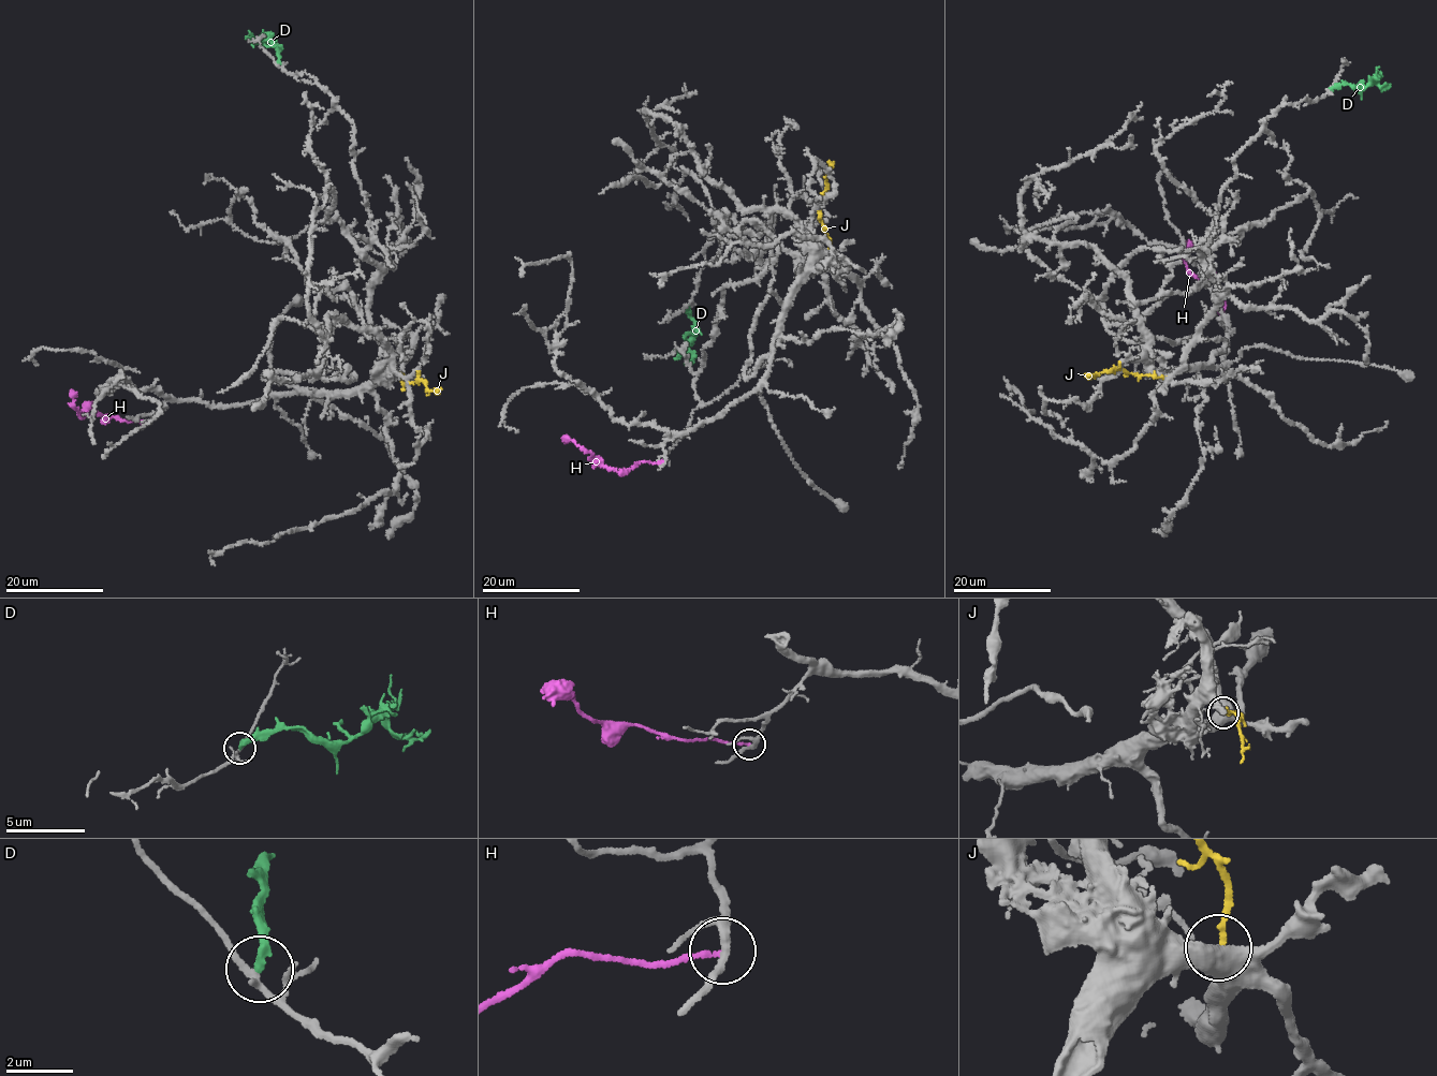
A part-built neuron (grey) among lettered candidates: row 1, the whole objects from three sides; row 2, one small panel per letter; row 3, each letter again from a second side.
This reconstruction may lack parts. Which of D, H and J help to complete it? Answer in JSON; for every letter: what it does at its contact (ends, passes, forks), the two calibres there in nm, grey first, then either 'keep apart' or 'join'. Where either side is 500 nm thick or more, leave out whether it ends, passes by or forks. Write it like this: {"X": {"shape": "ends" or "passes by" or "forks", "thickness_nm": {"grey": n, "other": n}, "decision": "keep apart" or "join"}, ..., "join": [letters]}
{"D": {"shape": "ends", "thickness_nm": {"grey": 200, "other": 300}, "decision": "keep apart"}, "H": {"shape": "ends", "thickness_nm": {"grey": 240, "other": 170}, "decision": "keep apart"}, "J": {"thickness_nm": {"grey": 550, "other": 170}, "decision": "keep apart"}, "join": []}

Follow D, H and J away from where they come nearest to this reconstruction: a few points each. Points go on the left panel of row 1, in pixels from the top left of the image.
D: (278, 63), (279, 47), (272, 41), (265, 38), (262, 43), (254, 42), (253, 47)
H: (148, 422), (103, 416), (91, 408), (86, 415), (79, 415), (71, 389)
J: (397, 374), (404, 377), (404, 385), (423, 380), (427, 389), (438, 393)

